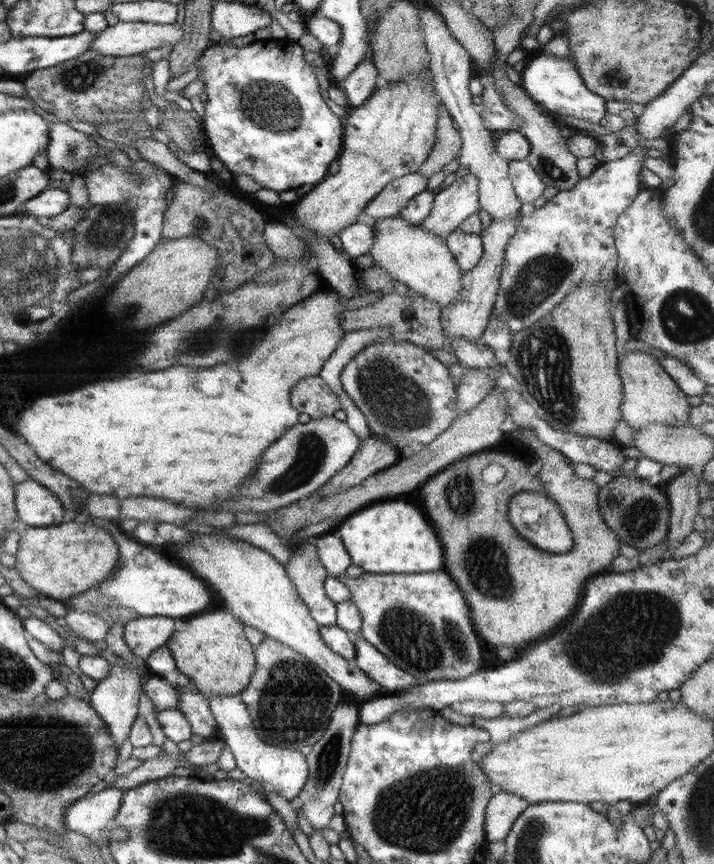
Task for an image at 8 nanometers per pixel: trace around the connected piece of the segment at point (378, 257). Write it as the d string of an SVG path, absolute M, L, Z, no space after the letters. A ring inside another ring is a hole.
M399 215L372 221L375 235L369 253L373 256L374 264L385 268L395 280L441 307L455 302L463 289L464 272L443 236L432 234Z

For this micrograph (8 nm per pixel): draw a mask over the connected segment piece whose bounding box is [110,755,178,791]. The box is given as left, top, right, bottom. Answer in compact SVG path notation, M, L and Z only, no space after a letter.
M171 755L157 756L152 760L144 761L140 767L118 777L110 787L122 788L127 791L144 783L169 777L178 767L174 757Z

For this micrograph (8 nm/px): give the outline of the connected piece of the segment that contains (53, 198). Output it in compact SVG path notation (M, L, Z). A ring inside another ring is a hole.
M46 189L40 195L24 203L23 214L32 214L40 220L52 218L70 207L68 190Z

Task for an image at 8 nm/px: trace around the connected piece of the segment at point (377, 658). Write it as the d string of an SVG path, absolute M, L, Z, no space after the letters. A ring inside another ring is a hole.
M358 636L354 640L356 656L353 664L363 671L372 681L378 683L390 693L406 690L411 686L419 685L416 677L408 674L396 664L392 664L371 642Z

